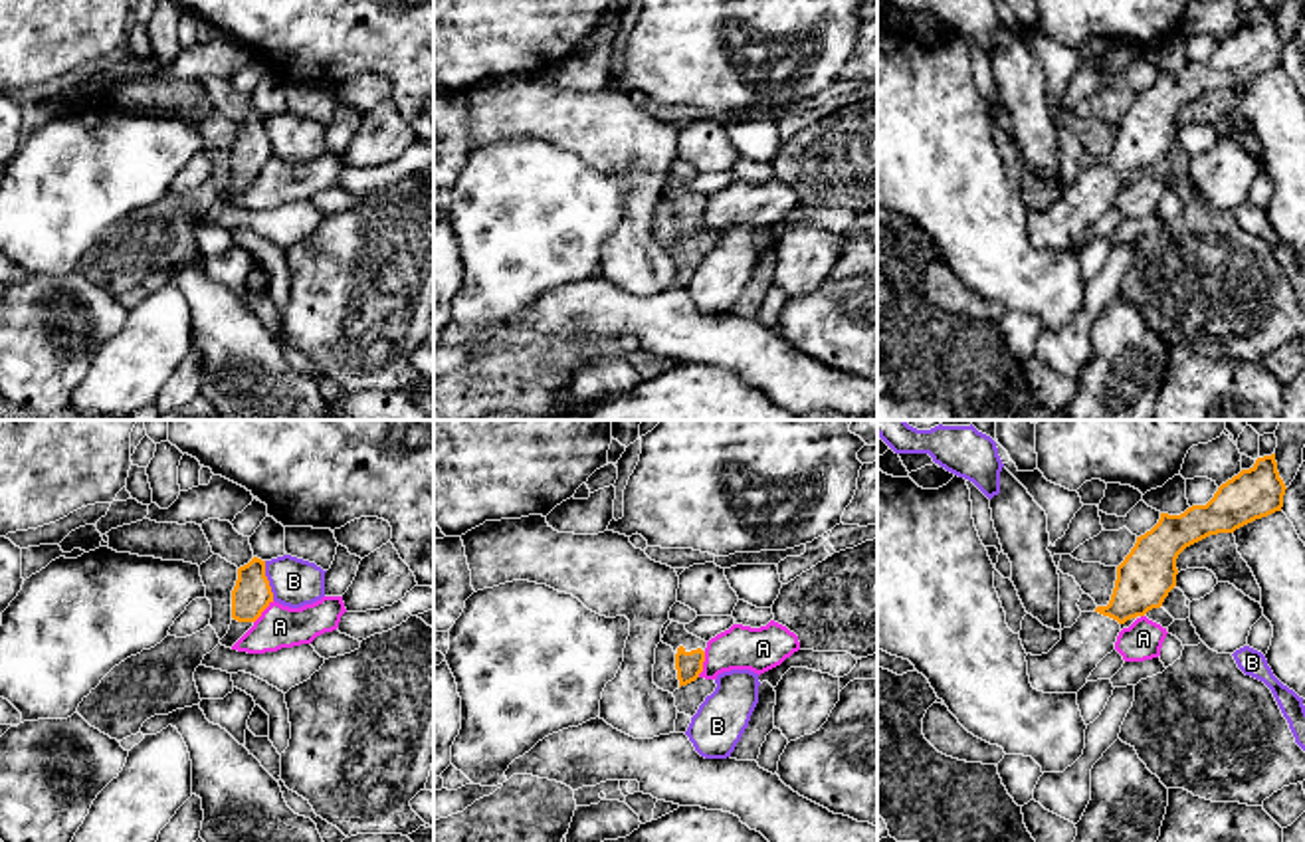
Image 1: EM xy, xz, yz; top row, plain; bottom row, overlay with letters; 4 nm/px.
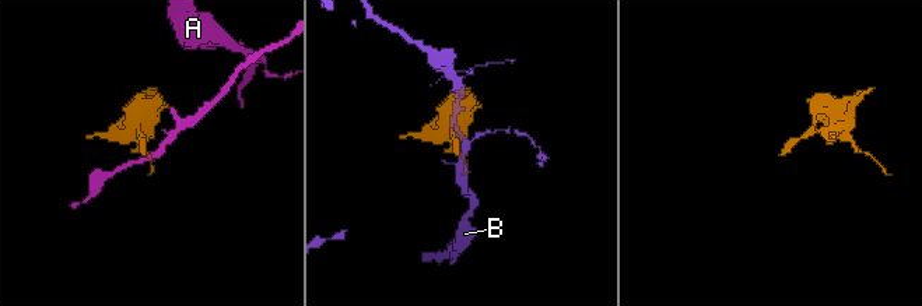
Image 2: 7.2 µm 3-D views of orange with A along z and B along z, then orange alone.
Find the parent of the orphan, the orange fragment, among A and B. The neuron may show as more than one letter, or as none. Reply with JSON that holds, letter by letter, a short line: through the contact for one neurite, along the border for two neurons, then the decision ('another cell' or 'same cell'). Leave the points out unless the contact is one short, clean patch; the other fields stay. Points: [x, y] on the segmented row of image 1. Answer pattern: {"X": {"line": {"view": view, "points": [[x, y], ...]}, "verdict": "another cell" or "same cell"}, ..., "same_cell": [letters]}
{"A": {"line": {"view": "xz", "points": [[705, 652], [698, 676]]}, "verdict": "another cell"}, "B": {"line": {"view": "xy", "points": [[264, 561], [264, 573], [274, 599]]}, "verdict": "another cell"}, "same_cell": []}

